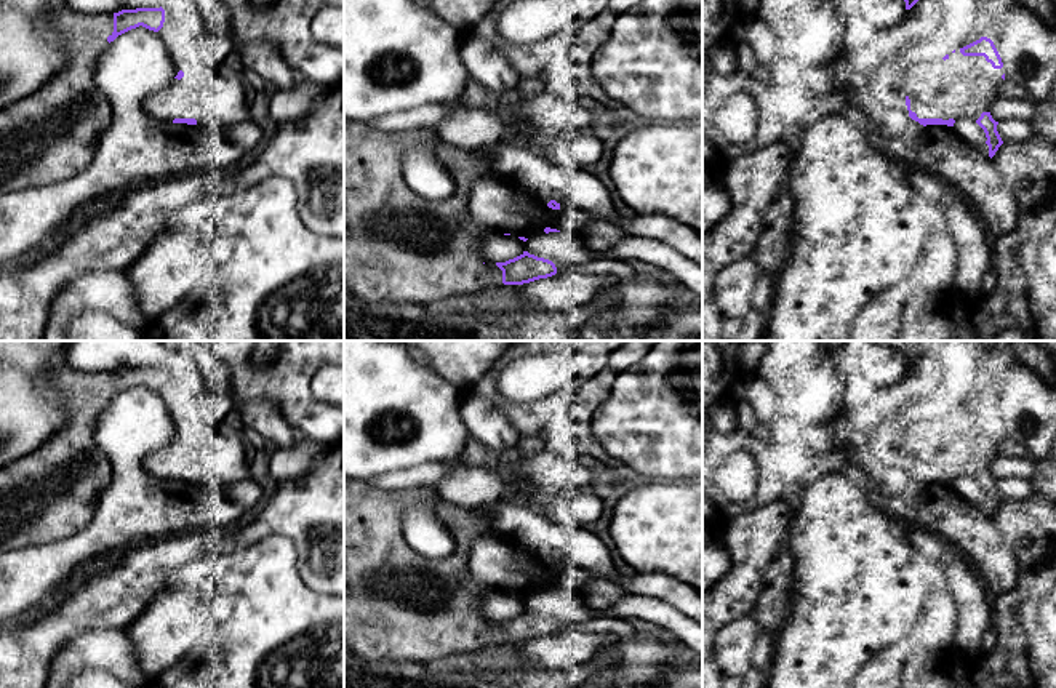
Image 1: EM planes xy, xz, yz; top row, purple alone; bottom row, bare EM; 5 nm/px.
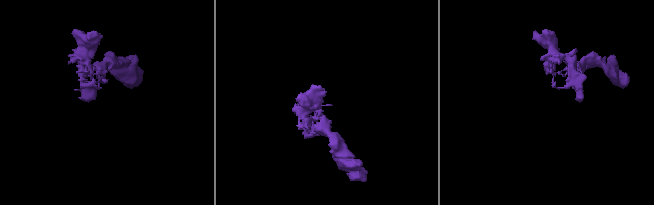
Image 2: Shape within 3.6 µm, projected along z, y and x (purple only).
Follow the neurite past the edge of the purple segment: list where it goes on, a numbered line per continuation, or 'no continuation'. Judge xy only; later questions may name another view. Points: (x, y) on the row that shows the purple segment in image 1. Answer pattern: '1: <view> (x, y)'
1: xy (50, 135)

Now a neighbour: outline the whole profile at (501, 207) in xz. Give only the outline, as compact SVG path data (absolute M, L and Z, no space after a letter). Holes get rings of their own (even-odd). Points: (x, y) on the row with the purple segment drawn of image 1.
M493 174L474 182L467 211L482 229L525 238L546 234L544 229L557 221L557 210L549 208L517 181Z

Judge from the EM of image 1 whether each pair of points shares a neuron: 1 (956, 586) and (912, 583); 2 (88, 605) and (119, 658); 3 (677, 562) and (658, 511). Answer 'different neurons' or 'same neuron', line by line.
1: different neurons
2: different neurons
3: same neuron

